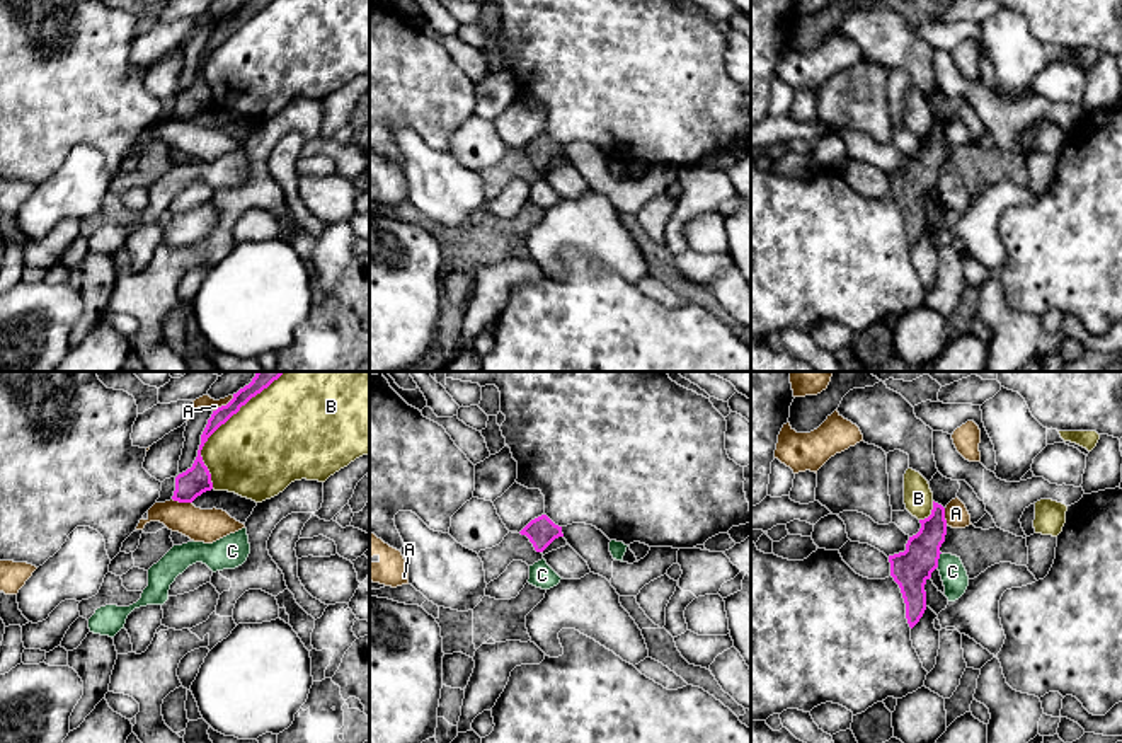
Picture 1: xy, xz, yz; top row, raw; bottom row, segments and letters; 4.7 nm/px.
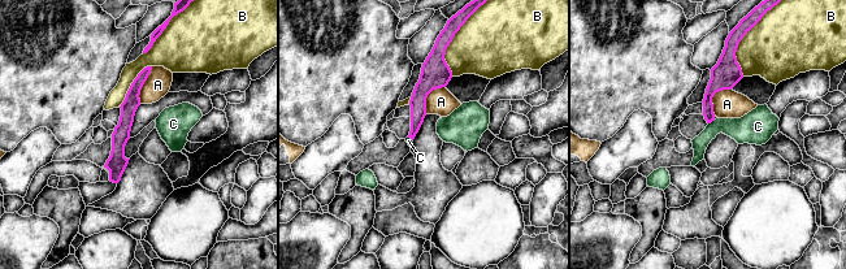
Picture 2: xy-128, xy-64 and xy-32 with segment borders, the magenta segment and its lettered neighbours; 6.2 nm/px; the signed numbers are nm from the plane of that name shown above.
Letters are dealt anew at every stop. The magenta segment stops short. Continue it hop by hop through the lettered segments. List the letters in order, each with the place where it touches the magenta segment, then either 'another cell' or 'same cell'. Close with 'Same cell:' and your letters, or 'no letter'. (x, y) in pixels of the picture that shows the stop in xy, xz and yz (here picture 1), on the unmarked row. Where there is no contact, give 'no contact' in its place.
A: xy (223, 24) | another cell
B: xy (215, 48) | another cell
C: yz (938, 176) | another cell
Same cell: no letter

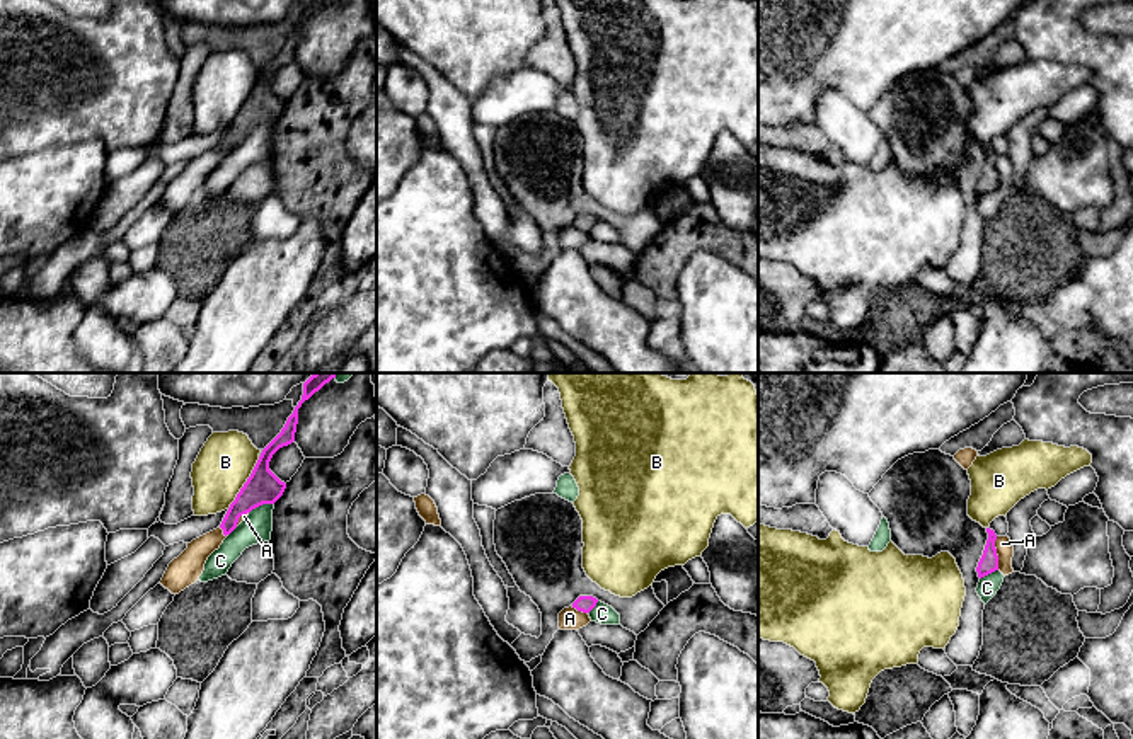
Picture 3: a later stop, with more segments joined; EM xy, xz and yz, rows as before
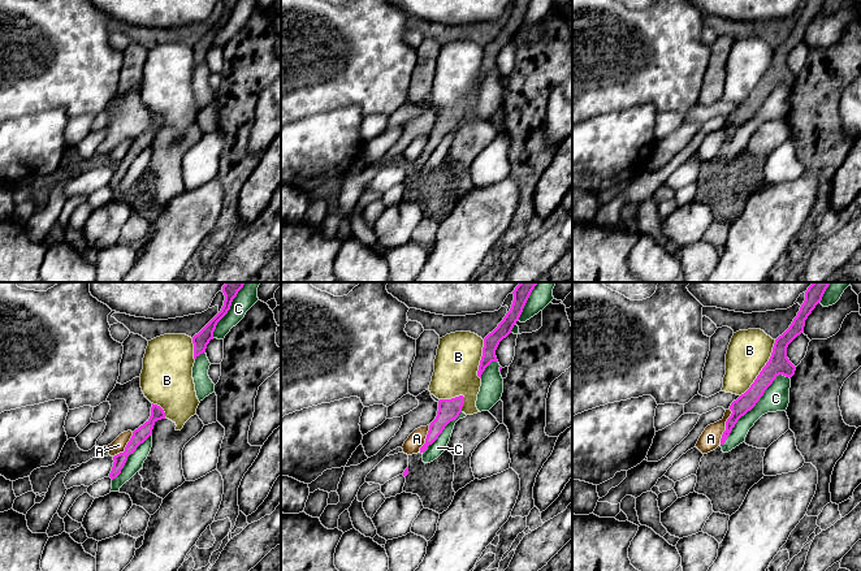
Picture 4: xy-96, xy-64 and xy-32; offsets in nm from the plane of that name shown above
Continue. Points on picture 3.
A: yz (995, 172) | another cell
B: xy (246, 101) | another cell
C: xy (261, 123) | another cell
Same cell: no letter

